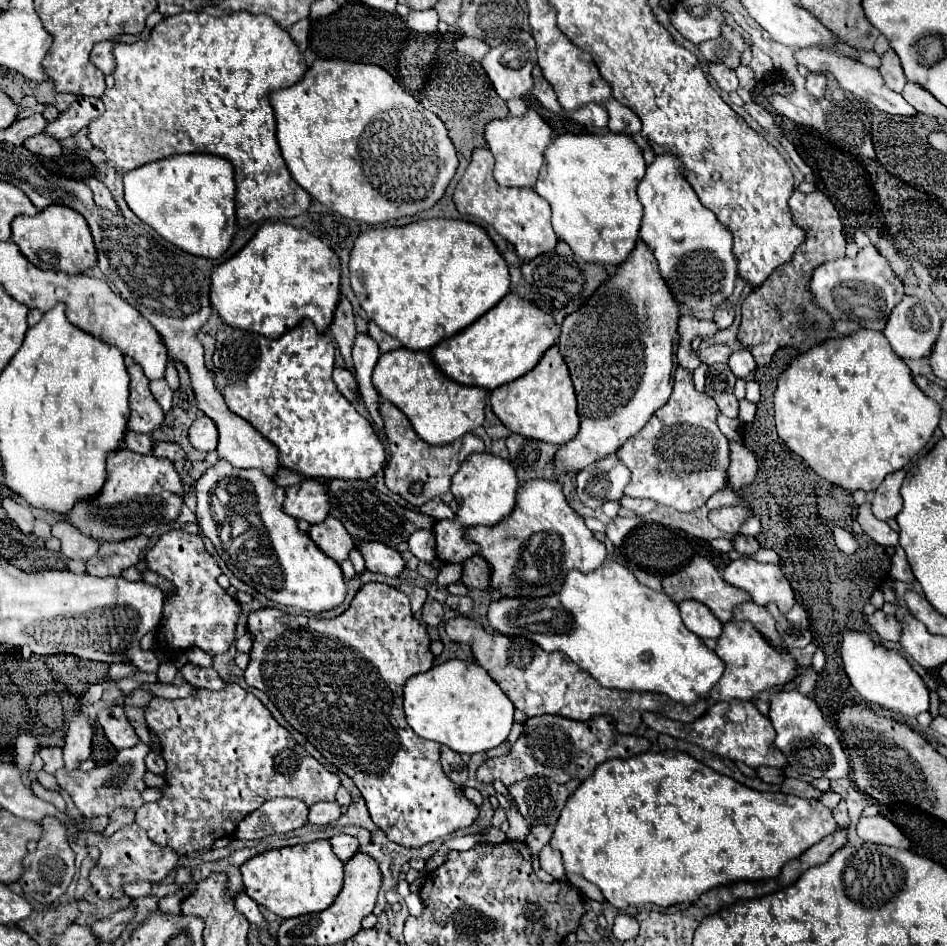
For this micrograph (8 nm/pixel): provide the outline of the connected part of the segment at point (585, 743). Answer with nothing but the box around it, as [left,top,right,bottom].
[477,716,649,786]

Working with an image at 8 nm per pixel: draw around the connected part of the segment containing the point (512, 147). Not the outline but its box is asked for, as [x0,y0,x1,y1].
[485,110,553,188]

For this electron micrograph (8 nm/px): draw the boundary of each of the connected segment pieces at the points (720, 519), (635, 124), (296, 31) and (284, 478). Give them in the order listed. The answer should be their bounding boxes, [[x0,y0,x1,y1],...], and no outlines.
[[709,504,751,536],[605,98,641,136],[287,18,309,50],[275,466,305,488]]

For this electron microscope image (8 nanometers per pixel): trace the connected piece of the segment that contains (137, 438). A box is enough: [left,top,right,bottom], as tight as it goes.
[123,432,153,454]

